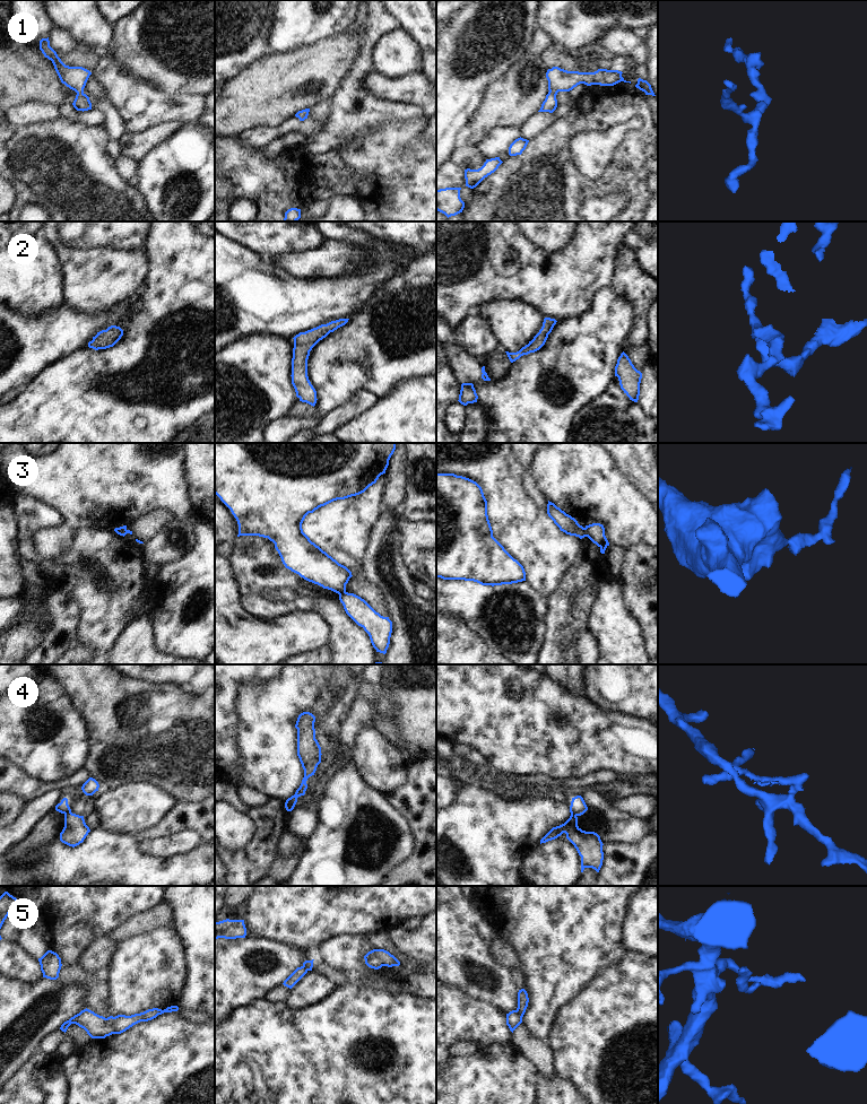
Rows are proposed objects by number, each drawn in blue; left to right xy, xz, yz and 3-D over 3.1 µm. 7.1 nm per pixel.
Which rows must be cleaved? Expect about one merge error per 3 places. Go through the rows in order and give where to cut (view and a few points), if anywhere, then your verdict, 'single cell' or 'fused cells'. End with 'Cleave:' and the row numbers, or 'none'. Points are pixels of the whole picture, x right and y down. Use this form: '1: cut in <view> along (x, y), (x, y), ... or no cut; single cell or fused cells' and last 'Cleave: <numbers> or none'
1: no cut; single cell
2: no cut; single cell
3: cut in yz along (584, 528), (586, 536); fused cells
4: cut in xy along (70, 811), (64, 814); fused cells
5: cut in yz along (516, 1010), (522, 1016); fused cells
Cleave: 3, 4, 5

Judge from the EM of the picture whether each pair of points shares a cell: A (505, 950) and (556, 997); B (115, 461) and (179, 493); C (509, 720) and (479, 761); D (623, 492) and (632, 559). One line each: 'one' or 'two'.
A: two
B: one
C: two
D: two

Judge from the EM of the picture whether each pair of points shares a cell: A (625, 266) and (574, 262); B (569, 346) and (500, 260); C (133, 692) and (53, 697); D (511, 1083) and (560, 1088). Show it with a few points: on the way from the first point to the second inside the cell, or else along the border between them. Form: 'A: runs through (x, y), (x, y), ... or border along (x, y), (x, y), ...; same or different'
A: border along (623, 243), (617, 252), (615, 274), (610, 287); different
B: border along (583, 314), (557, 321); different
C: border along (51, 676), (58, 681), (83, 719); different
D: border along (540, 1075), (535, 1092); different

